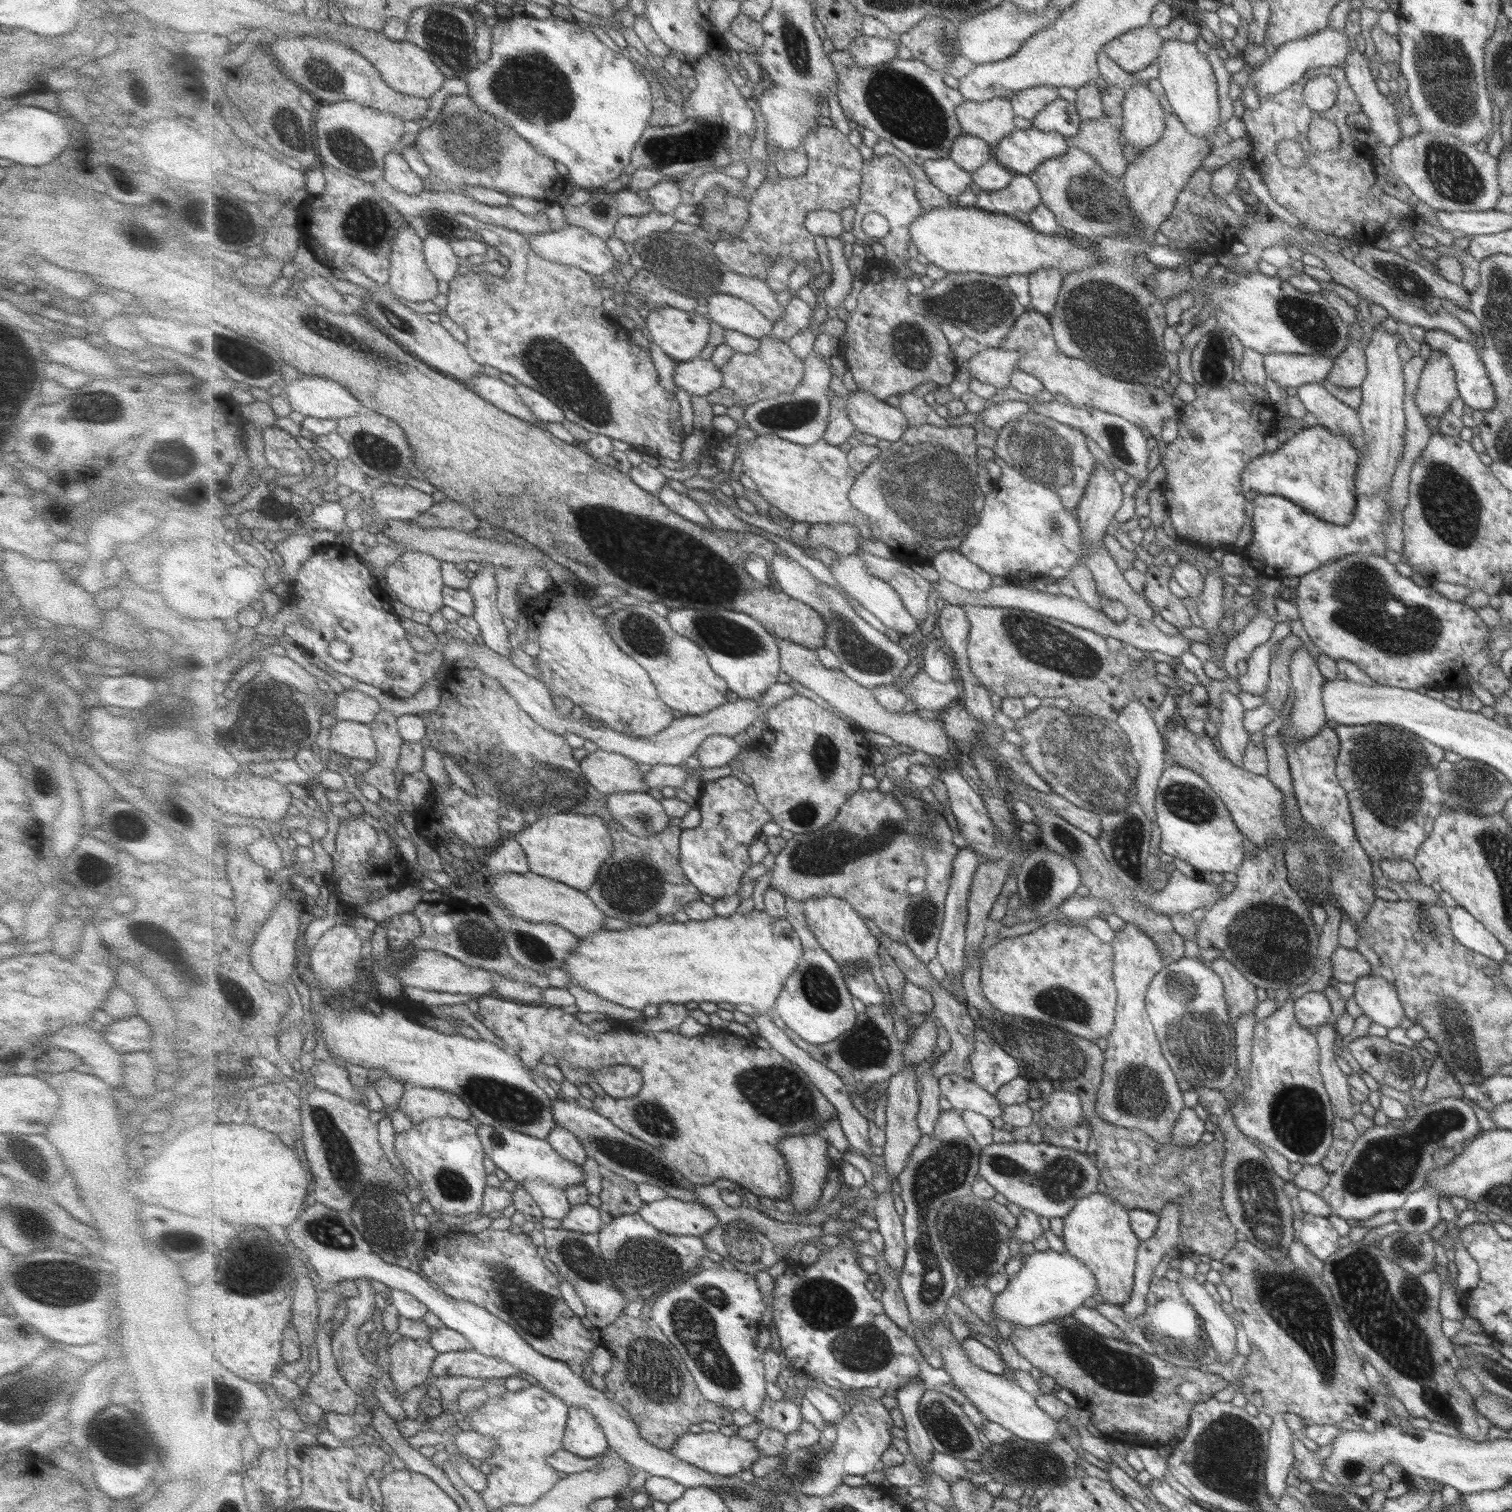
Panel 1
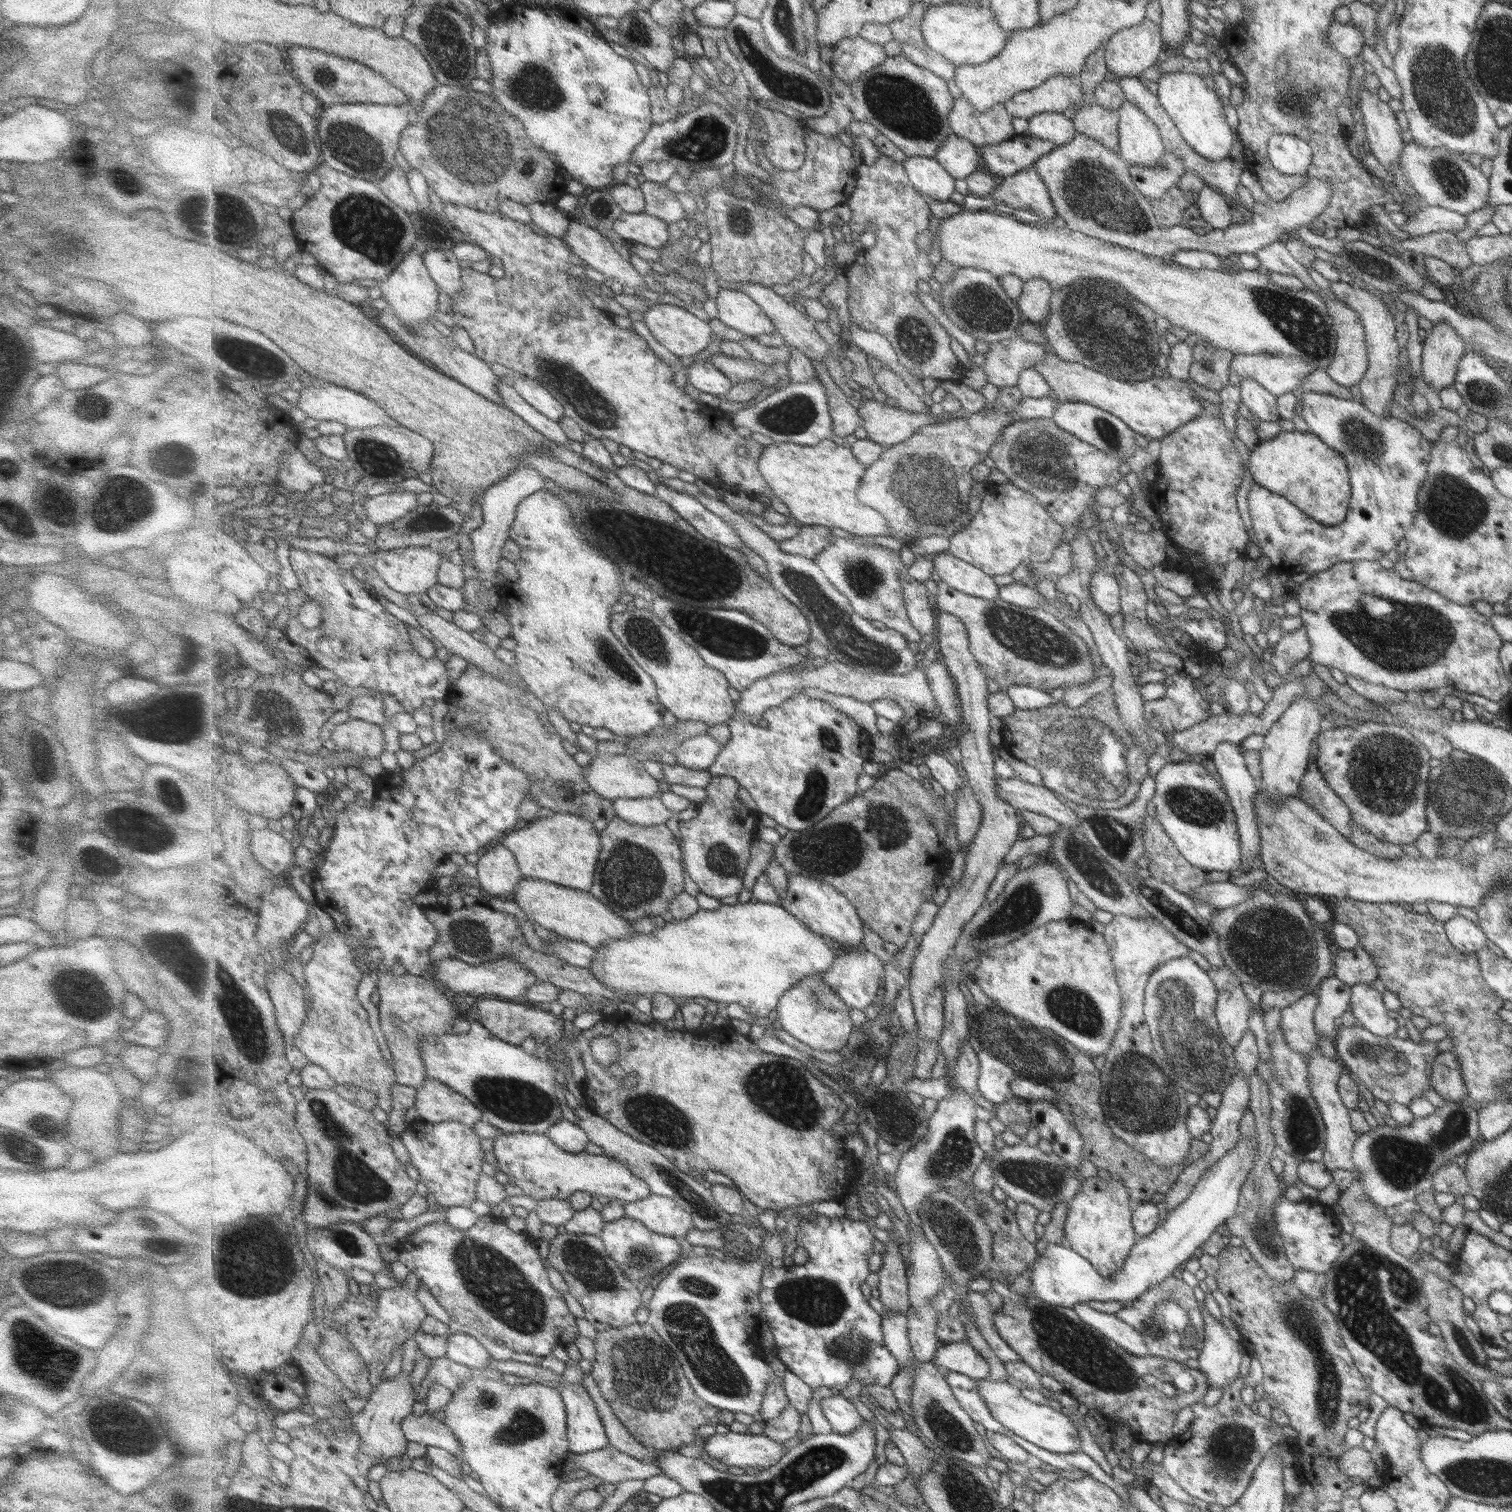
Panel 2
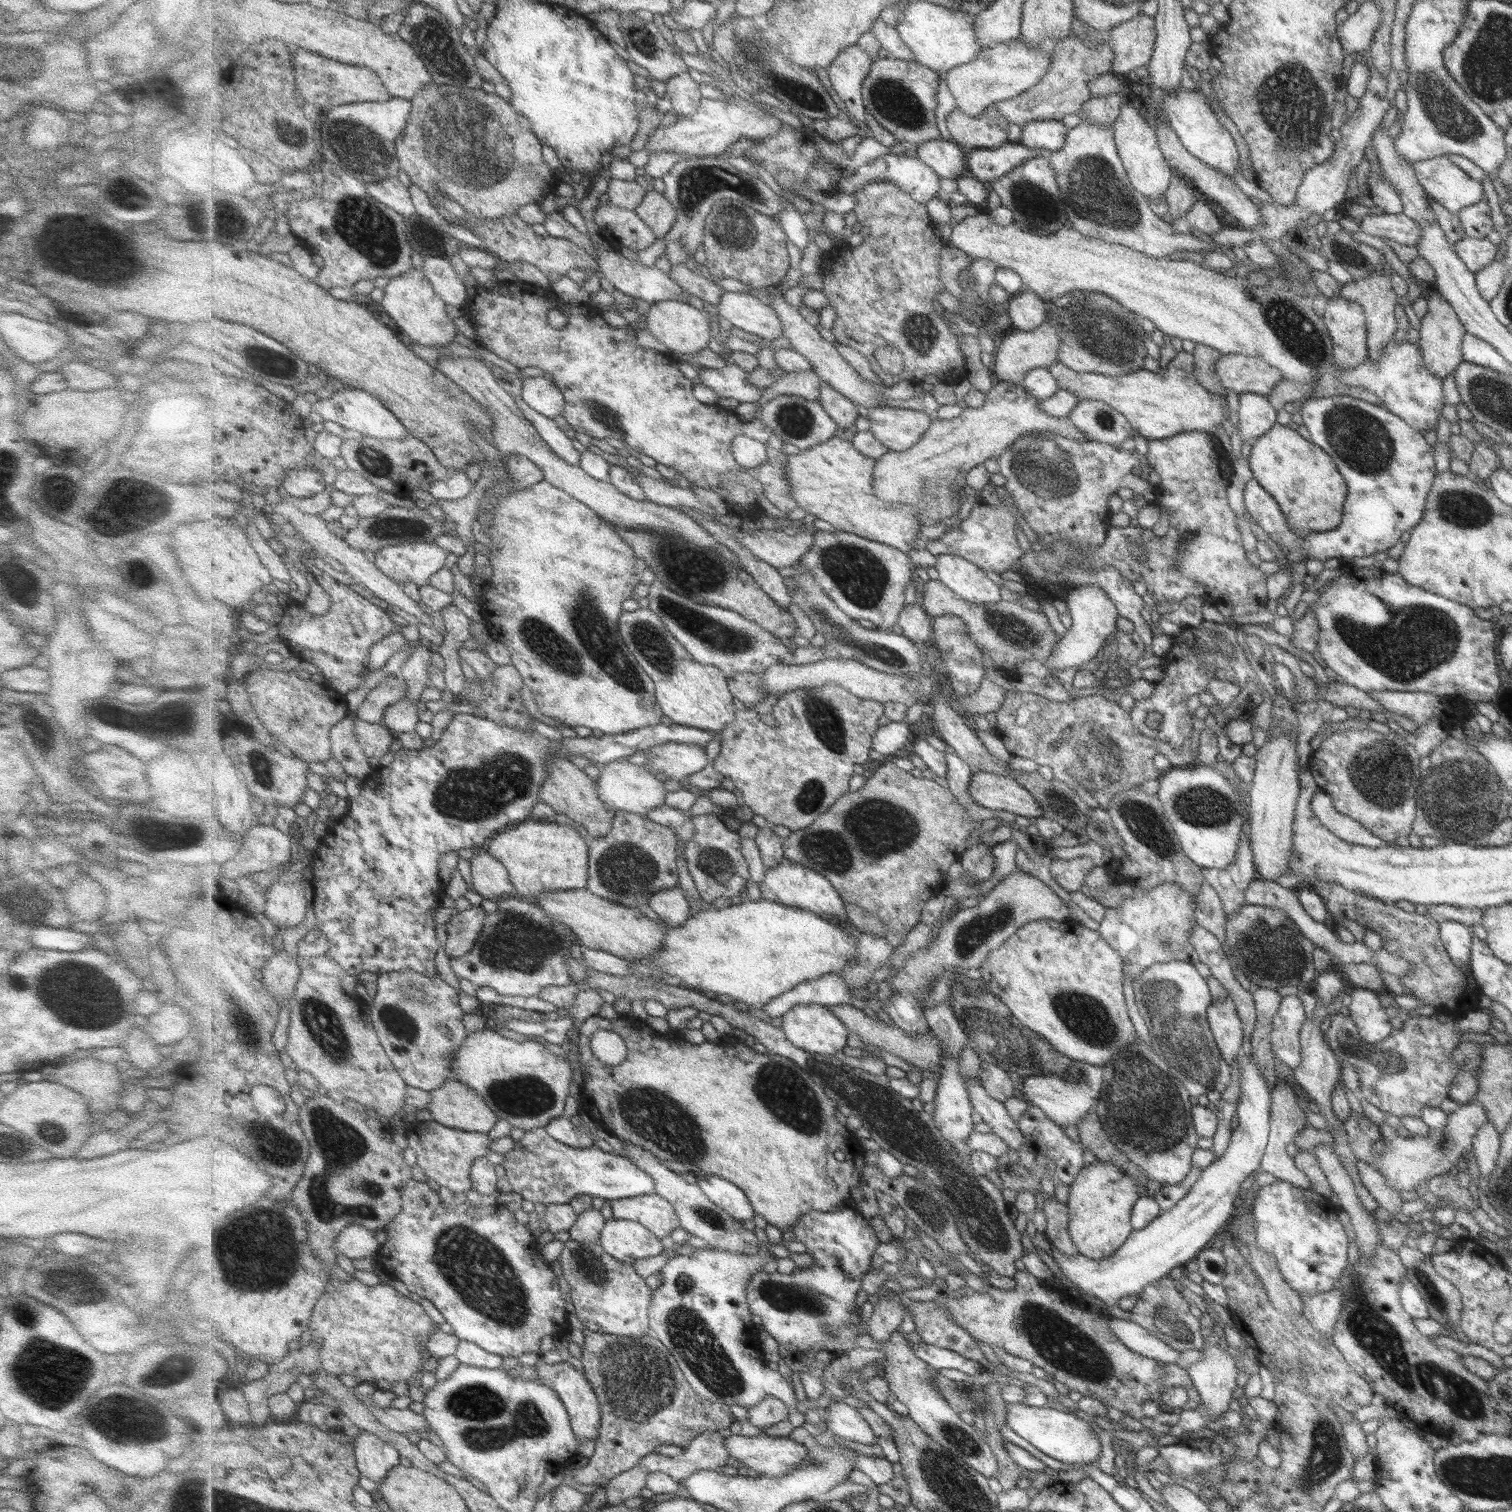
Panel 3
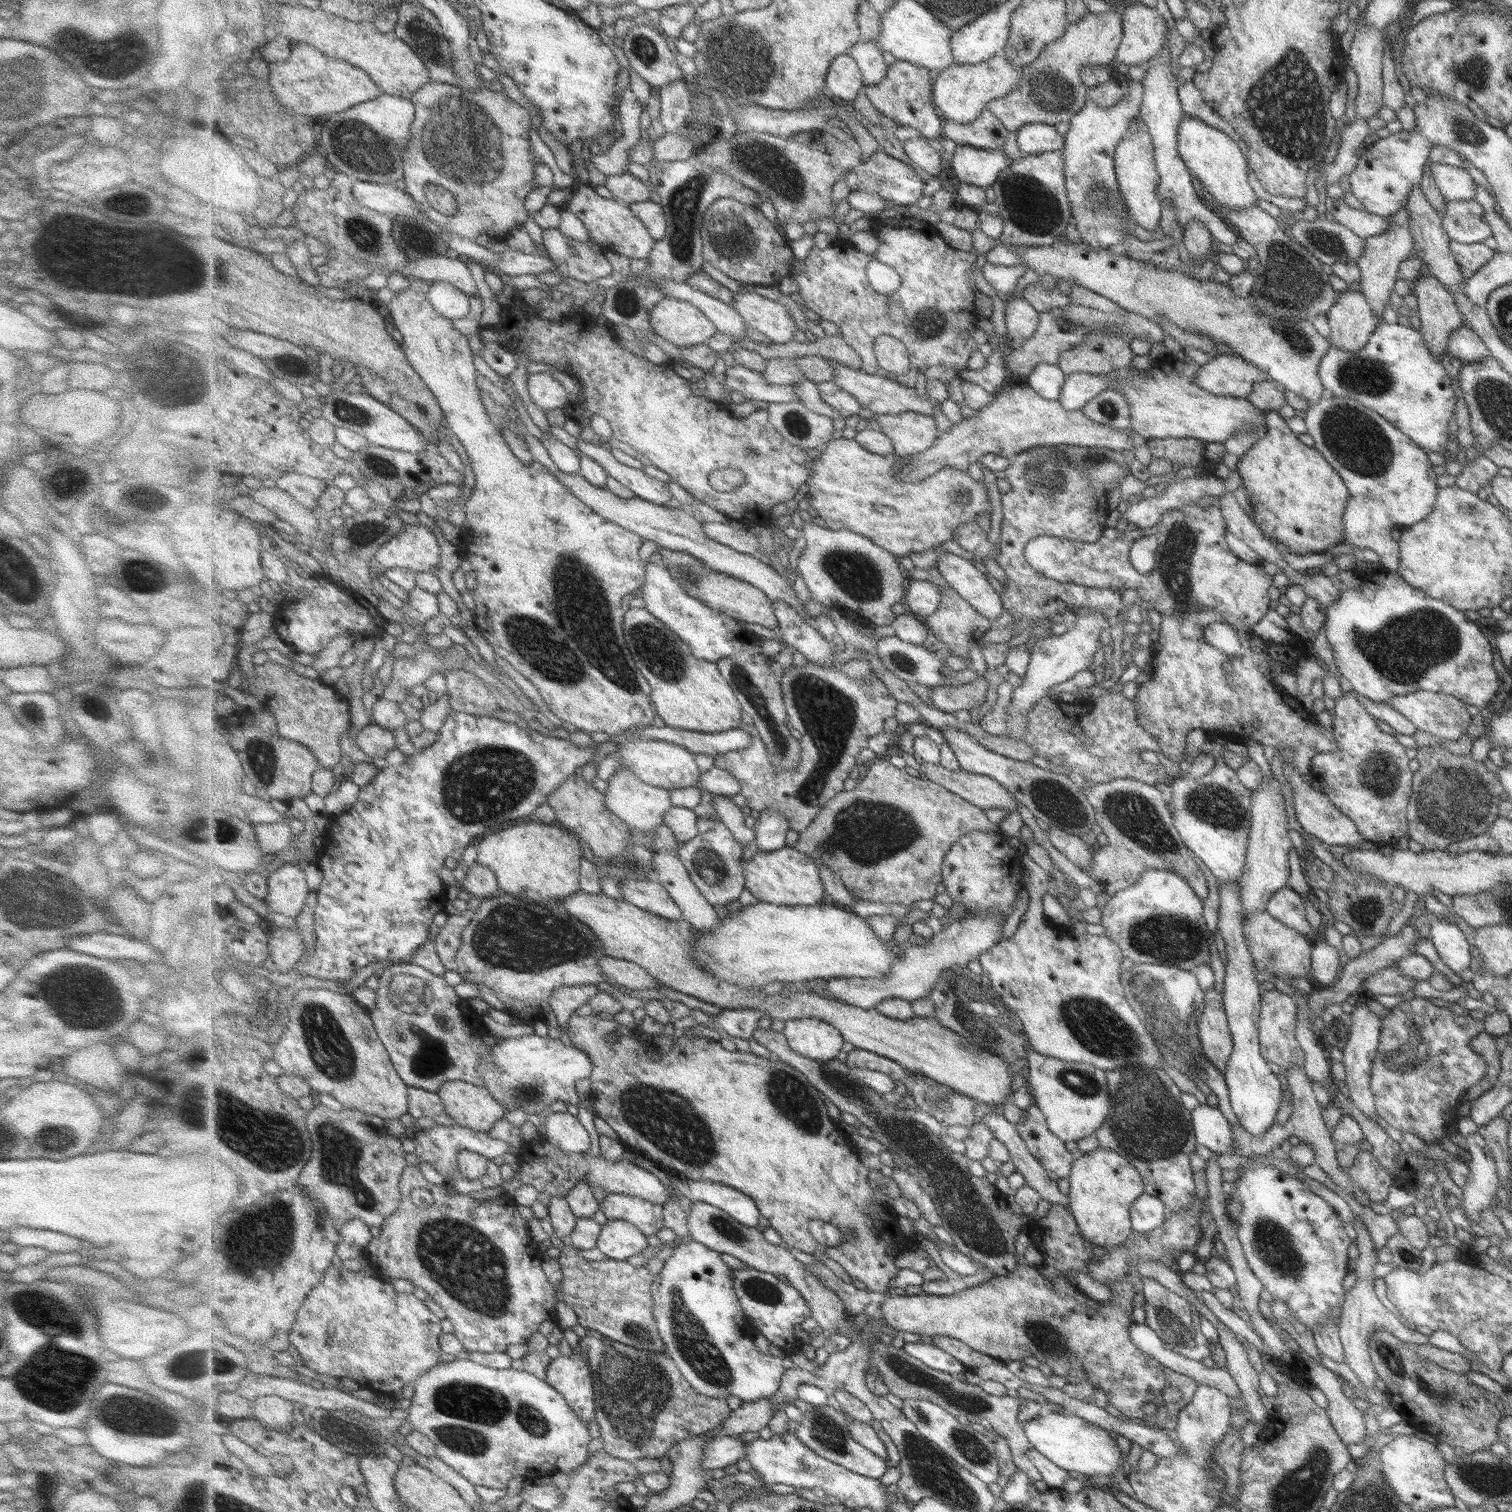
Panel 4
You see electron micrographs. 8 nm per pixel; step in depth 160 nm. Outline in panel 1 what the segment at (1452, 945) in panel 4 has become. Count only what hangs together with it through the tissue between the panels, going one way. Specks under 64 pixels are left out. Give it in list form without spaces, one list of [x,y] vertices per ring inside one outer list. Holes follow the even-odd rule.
[[[1455,905],[1445,907],[1451,934],[1455,940],[1469,950],[1482,954],[1496,963],[1506,962],[1504,946],[1475,920],[1464,908]]]

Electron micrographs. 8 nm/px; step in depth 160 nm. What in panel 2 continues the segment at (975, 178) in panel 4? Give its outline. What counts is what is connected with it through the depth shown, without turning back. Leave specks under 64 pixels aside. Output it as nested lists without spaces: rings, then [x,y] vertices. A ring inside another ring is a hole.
[[[1028,134],[1018,135],[997,145],[979,148],[980,170],[991,174],[1011,177],[1023,170],[1035,167],[1037,161],[1059,148],[1047,139],[1033,138]]]

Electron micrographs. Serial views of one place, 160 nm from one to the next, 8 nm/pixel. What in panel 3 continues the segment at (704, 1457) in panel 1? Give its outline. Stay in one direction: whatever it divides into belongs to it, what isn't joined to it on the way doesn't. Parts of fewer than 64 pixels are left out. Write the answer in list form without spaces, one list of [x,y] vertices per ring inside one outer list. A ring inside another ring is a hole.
[[[765,1434],[754,1437],[729,1435],[726,1449],[731,1458],[768,1477],[780,1477],[796,1469],[808,1455],[803,1443]]]

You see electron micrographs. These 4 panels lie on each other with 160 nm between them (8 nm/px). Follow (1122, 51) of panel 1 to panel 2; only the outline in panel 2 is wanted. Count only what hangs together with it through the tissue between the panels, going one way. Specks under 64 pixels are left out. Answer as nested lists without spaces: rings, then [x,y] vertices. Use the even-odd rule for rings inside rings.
[[[1150,20],[1118,30],[1106,42],[1107,70],[1110,76],[1138,77],[1163,56],[1159,26]]]

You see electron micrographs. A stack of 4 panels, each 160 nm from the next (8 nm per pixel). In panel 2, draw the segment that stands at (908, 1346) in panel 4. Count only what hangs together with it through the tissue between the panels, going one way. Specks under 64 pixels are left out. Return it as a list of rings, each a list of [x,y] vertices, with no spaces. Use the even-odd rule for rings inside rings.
[[[959,1341],[940,1347],[933,1362],[950,1372],[966,1374],[978,1381],[990,1376],[991,1366],[983,1357],[969,1341]]]

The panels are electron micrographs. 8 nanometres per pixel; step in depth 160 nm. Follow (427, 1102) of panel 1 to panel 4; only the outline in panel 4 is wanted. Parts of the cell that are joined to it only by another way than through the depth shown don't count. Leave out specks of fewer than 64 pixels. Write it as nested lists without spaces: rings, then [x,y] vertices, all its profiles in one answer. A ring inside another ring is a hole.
[[[464,1081],[447,1082],[442,1085],[438,1093],[445,1105],[446,1115],[448,1115],[455,1125],[466,1127],[481,1133],[489,1133],[495,1124],[503,1120],[507,1110],[503,1104],[499,1103],[495,1096],[485,1087],[475,1086],[474,1083]]]

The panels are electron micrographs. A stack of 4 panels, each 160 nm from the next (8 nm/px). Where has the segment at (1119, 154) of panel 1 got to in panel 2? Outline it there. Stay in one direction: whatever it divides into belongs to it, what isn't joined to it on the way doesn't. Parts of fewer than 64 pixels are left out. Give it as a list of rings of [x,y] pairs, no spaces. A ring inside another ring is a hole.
[[[1085,104],[1077,109],[1073,119],[1078,134],[1085,135],[1117,154],[1118,115],[1098,104]]]

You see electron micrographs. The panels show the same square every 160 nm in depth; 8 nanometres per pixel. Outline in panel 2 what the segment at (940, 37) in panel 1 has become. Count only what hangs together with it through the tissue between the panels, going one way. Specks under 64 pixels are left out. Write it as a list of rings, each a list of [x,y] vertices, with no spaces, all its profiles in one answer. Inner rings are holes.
[[[920,2],[914,4],[912,12],[905,18],[898,18],[897,21],[888,24],[894,34],[894,40],[908,42],[919,48],[928,48],[928,44],[923,36],[923,21],[928,7]]]

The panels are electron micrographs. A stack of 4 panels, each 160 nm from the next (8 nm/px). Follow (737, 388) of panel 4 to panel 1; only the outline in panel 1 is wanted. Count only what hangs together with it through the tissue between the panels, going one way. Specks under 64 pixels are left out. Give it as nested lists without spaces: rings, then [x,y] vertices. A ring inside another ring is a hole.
[[[697,357],[687,362],[677,362],[673,379],[678,388],[691,396],[706,397],[724,386],[723,373],[712,359]]]

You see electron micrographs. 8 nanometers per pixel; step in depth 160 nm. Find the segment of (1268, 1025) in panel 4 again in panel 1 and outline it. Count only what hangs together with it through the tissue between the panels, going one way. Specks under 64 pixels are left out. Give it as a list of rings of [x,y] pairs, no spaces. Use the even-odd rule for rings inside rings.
[[[1306,992],[1293,1001],[1293,1012],[1299,1026],[1307,1032],[1324,1022],[1332,1020],[1329,1010],[1329,1000],[1318,992]]]

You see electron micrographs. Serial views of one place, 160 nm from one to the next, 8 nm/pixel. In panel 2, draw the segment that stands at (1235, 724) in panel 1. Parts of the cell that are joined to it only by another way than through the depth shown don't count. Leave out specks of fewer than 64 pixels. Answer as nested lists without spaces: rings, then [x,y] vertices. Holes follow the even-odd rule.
[[[1220,743],[1209,756],[1209,759],[1214,764],[1217,774],[1221,778],[1221,784],[1225,791],[1227,800],[1230,802],[1232,811],[1234,812],[1234,819],[1236,822],[1236,829],[1238,832],[1239,846],[1240,846],[1240,861],[1238,868],[1246,868],[1246,862],[1253,858],[1258,852],[1259,833],[1257,832],[1257,823],[1254,817],[1253,801],[1254,792],[1257,788],[1257,782],[1246,769],[1245,761],[1242,756],[1243,750],[1237,748],[1235,744]]]

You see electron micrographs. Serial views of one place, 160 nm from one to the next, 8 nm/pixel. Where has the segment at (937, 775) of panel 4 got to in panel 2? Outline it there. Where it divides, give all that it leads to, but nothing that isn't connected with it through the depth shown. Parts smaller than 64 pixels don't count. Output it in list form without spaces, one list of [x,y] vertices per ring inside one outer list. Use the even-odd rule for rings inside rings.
[[[1013,776],[999,779],[999,794],[1019,812],[1041,814],[1056,820],[1061,827],[1081,828],[1077,813],[1045,785],[1035,786]]]

